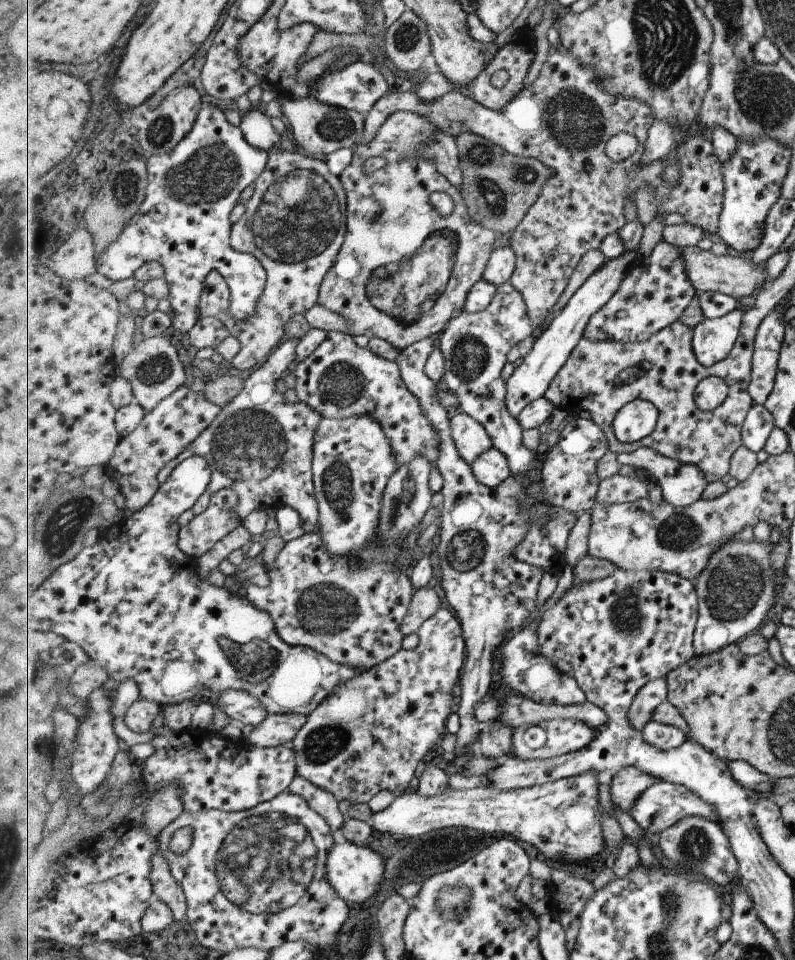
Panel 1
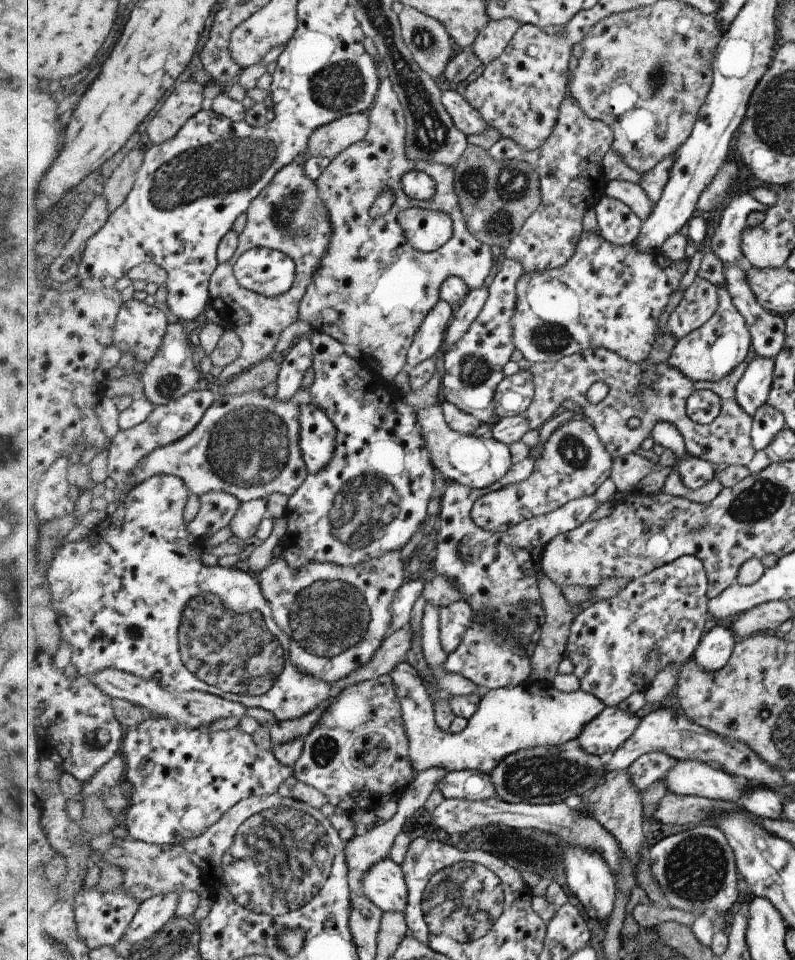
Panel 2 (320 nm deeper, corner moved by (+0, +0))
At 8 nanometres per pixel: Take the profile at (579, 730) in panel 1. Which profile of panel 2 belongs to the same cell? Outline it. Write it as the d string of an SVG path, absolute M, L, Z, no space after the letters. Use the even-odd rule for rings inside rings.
M607 707L578 736L582 747L594 755L607 757L636 734L643 718L619 707Z

